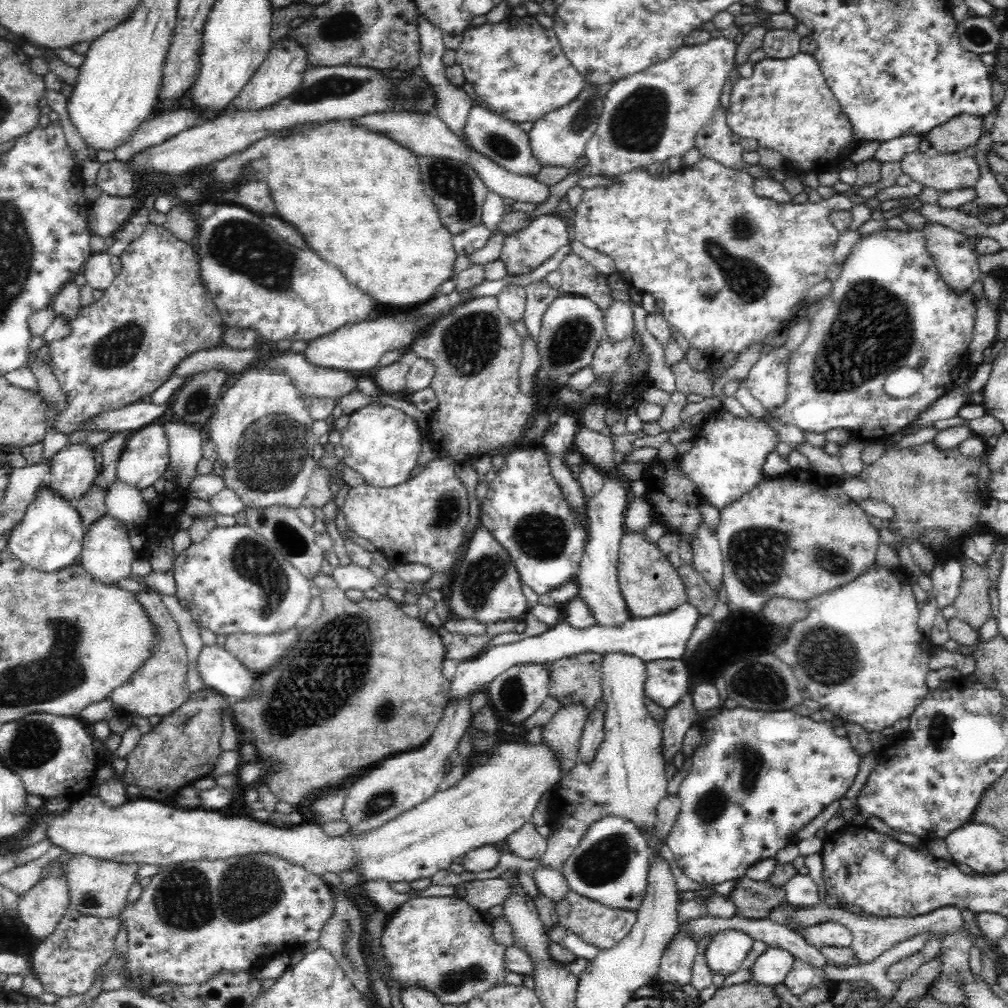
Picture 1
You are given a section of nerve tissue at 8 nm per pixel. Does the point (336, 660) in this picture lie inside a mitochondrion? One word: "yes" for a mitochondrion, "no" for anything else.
yes

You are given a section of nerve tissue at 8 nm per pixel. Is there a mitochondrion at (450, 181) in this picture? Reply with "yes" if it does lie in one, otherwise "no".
yes

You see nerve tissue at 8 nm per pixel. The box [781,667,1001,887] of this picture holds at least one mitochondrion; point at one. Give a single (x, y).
(940, 732)

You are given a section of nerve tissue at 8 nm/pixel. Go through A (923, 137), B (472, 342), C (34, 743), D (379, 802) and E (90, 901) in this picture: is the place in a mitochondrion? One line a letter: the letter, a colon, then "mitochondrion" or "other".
A: other
B: mitochondrion
C: mitochondrion
D: mitochondrion
E: mitochondrion

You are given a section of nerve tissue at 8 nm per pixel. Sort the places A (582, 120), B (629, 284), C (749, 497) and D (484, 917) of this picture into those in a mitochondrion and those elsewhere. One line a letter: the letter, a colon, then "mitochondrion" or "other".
A: mitochondrion
B: other
C: other
D: other

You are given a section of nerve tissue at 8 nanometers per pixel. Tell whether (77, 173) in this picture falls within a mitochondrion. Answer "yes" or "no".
no

